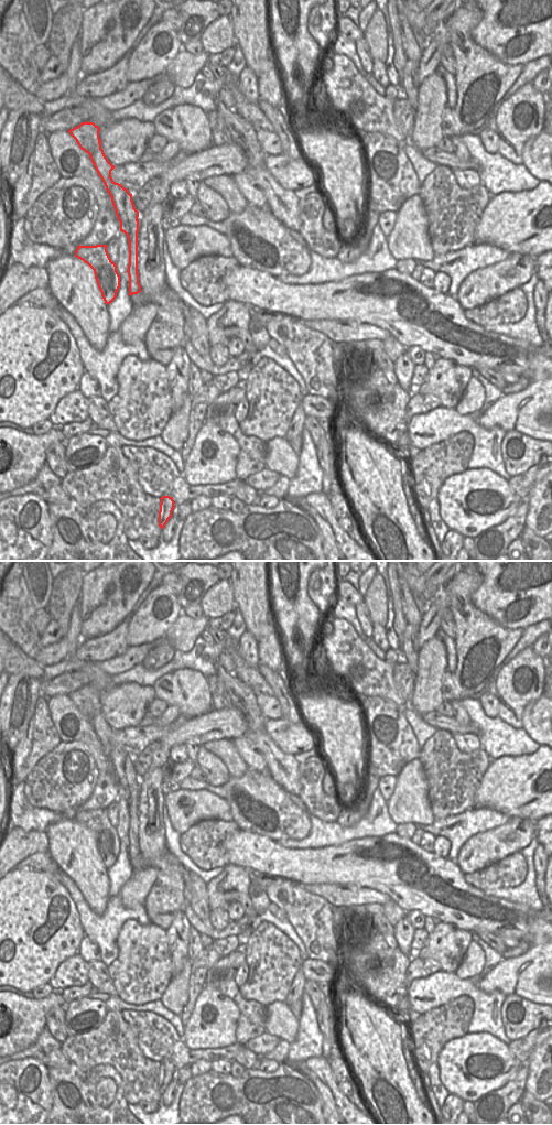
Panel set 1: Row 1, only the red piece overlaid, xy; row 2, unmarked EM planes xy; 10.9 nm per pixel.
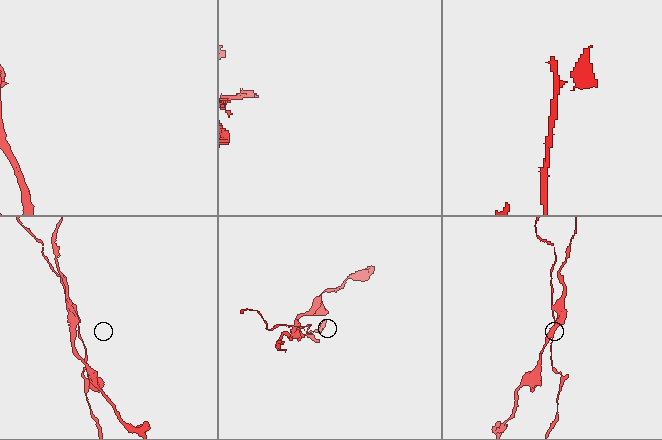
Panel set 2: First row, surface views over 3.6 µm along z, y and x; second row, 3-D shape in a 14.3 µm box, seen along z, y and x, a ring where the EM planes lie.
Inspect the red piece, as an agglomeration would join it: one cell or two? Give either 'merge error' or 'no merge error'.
merge error

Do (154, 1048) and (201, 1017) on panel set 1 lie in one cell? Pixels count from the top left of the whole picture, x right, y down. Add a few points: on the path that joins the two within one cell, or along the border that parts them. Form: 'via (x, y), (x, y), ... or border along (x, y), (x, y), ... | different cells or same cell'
border along (182, 1038), (183, 1042), (190, 1048), (207, 1048) | different cells

